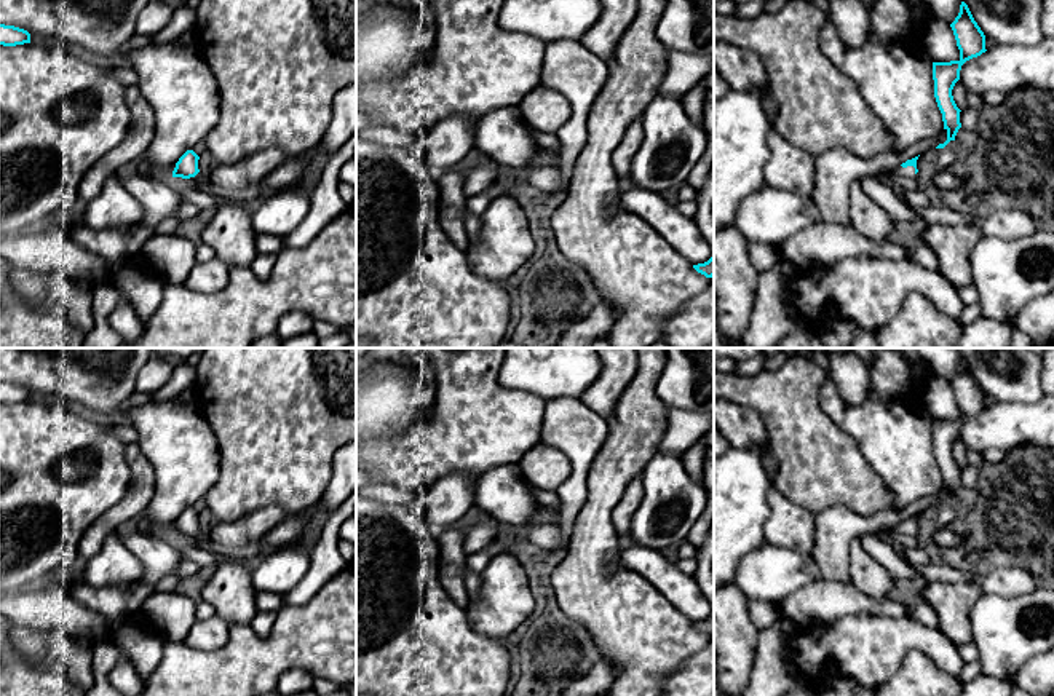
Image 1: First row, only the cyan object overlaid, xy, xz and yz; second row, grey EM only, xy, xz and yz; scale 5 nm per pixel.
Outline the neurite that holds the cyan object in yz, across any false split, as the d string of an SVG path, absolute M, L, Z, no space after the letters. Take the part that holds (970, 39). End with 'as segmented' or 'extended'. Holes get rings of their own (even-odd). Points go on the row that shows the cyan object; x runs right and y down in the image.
M961 2L960 13L950 27L960 49L960 59L950 62L933 62L934 97L942 113L944 129L947 131L947 140L939 144L936 148L944 148L950 140L955 140L955 136L961 128L961 110L957 107L952 96L952 89L960 80L961 65L987 51L985 35L965 2Z; as segmented

